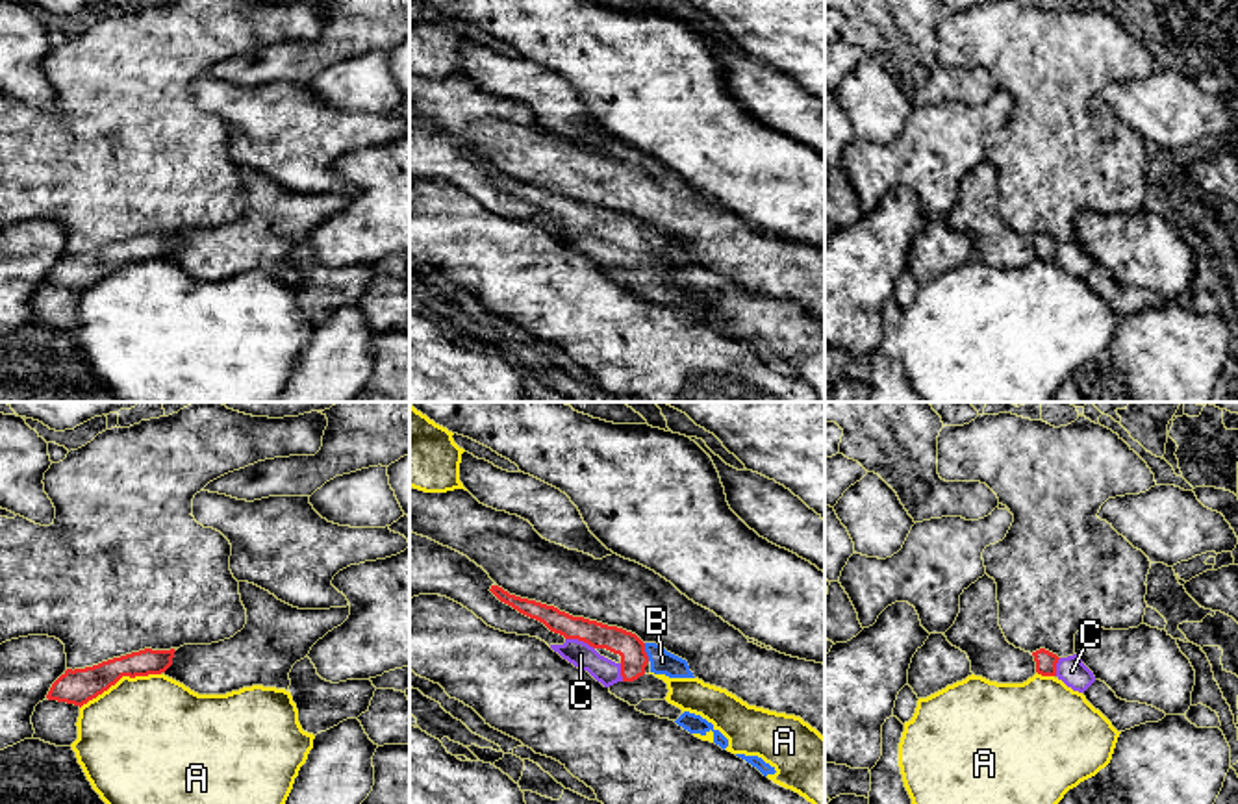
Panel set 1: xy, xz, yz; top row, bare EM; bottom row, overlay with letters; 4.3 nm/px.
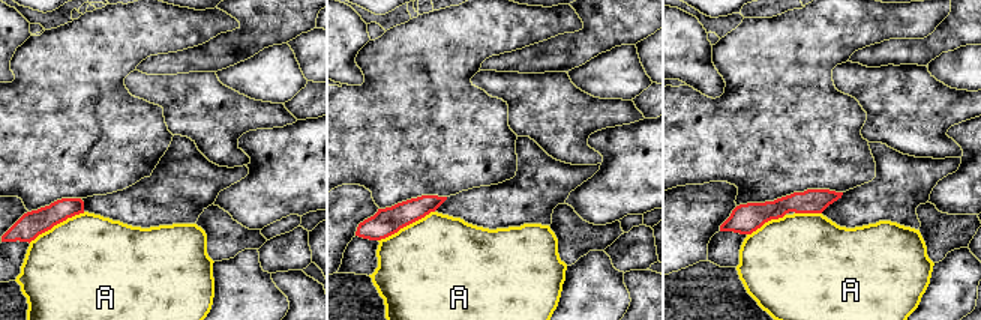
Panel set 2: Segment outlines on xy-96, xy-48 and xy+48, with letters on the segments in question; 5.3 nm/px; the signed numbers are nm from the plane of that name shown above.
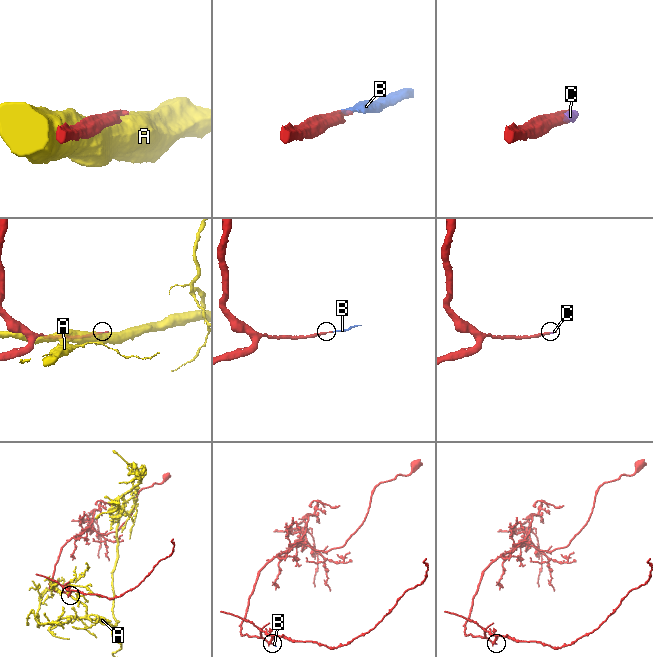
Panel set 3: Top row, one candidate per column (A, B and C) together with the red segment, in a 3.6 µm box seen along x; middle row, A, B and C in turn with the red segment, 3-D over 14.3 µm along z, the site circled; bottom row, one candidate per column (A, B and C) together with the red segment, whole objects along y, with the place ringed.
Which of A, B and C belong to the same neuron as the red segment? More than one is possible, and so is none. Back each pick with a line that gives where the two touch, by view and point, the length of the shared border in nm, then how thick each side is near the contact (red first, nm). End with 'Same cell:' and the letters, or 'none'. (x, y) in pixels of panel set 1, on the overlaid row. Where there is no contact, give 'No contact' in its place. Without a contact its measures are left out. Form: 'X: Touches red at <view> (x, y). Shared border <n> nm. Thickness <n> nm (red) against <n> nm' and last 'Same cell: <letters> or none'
B: Touches red at xz (645, 653). Shared border 80 nm. Thickness 120 nm (red) against 110 nm
C: Touches red at xz (581, 640). Shared border 140 nm. Thickness 120 nm (red) against 110 nm
Same cell: B, C

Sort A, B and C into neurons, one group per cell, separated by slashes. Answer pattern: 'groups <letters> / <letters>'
groups A / B C

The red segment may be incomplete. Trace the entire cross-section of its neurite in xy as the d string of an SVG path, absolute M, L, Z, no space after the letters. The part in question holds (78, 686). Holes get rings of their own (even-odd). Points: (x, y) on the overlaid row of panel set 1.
M145 648L120 658L113 658L85 669L67 669L50 687L46 698L83 706L96 698L122 676L161 674L172 665L174 648Z

